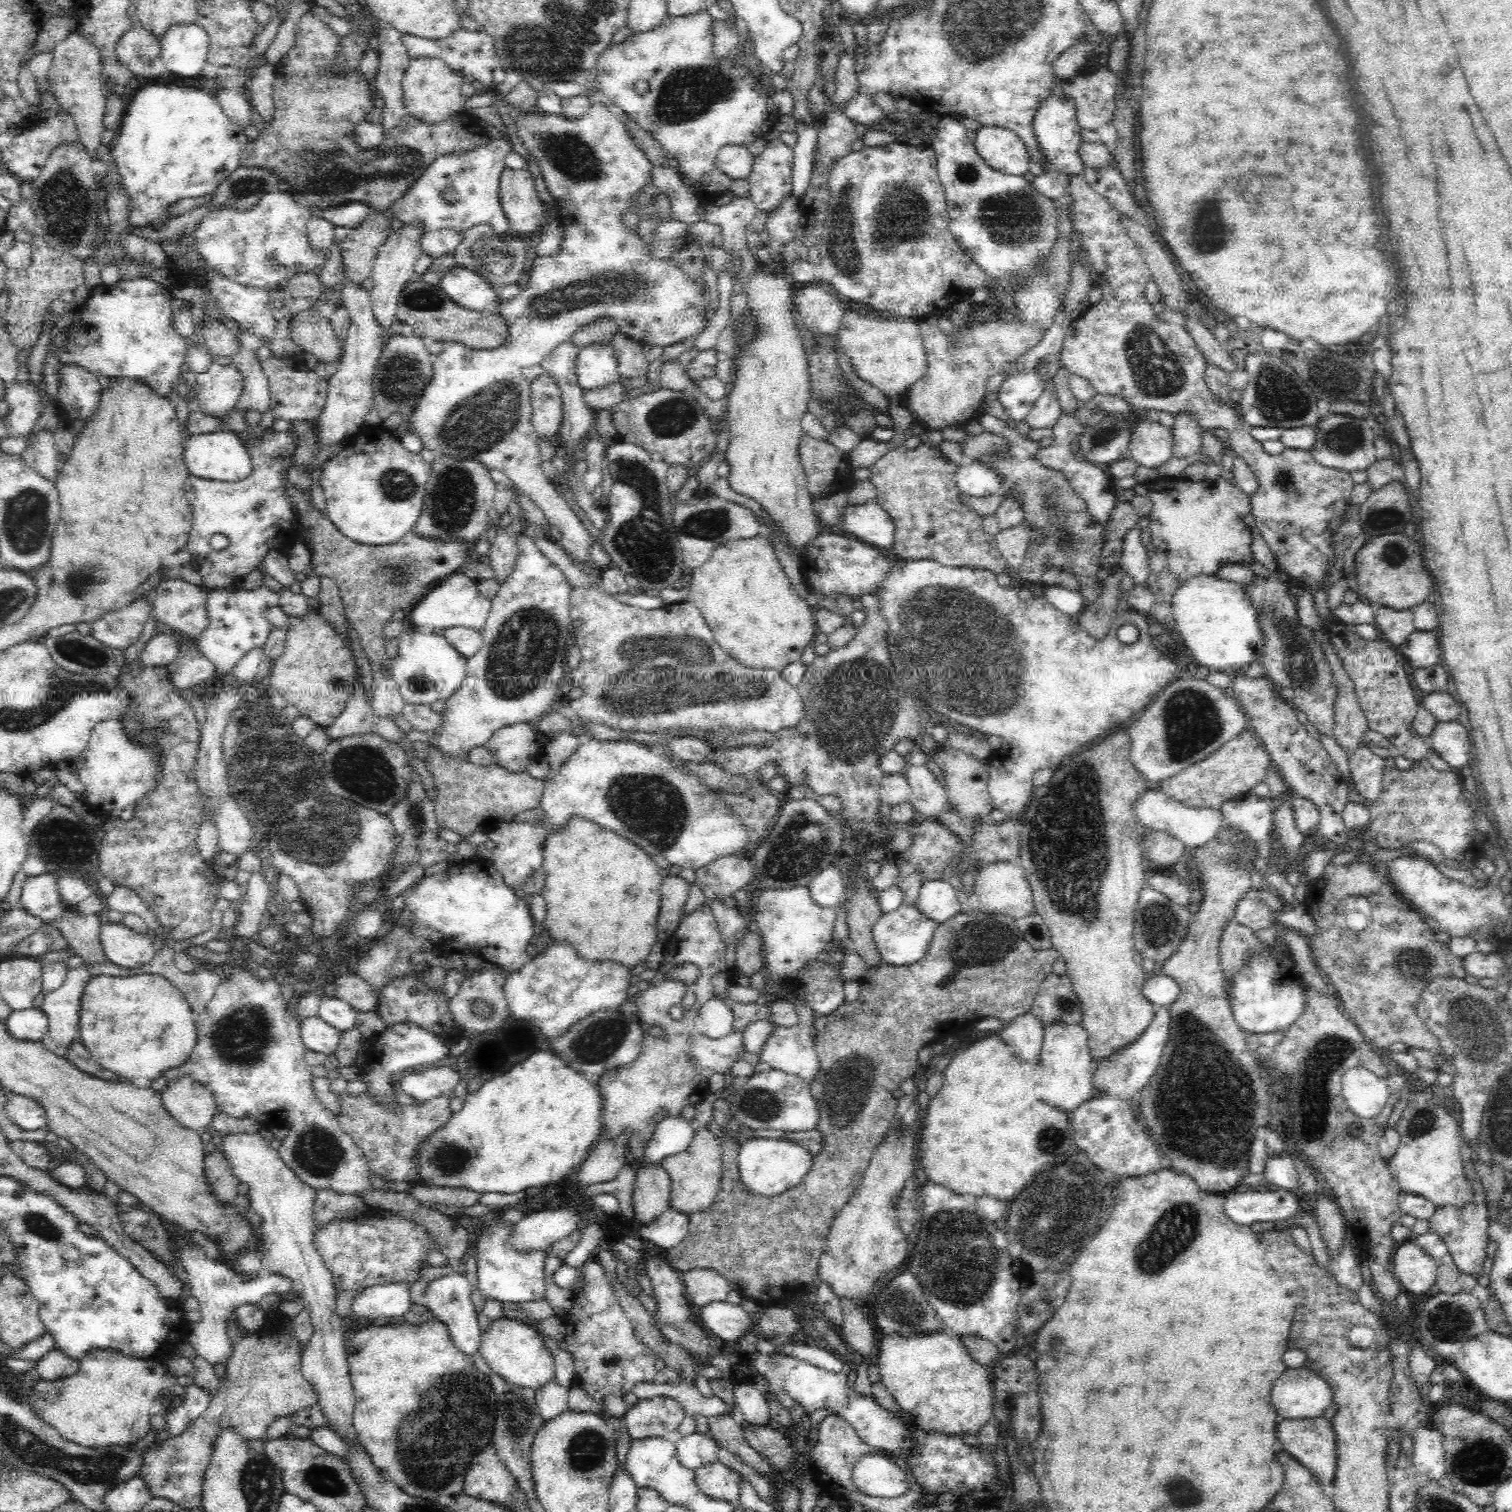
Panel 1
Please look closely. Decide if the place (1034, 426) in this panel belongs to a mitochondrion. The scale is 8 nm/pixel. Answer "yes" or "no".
no

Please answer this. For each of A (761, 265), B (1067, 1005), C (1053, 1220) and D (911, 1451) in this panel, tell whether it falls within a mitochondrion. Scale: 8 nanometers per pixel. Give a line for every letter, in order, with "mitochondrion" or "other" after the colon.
A: other
B: mitochondrion
C: mitochondrion
D: other

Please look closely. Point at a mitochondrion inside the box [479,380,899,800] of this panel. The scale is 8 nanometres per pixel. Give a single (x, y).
(657, 674)

